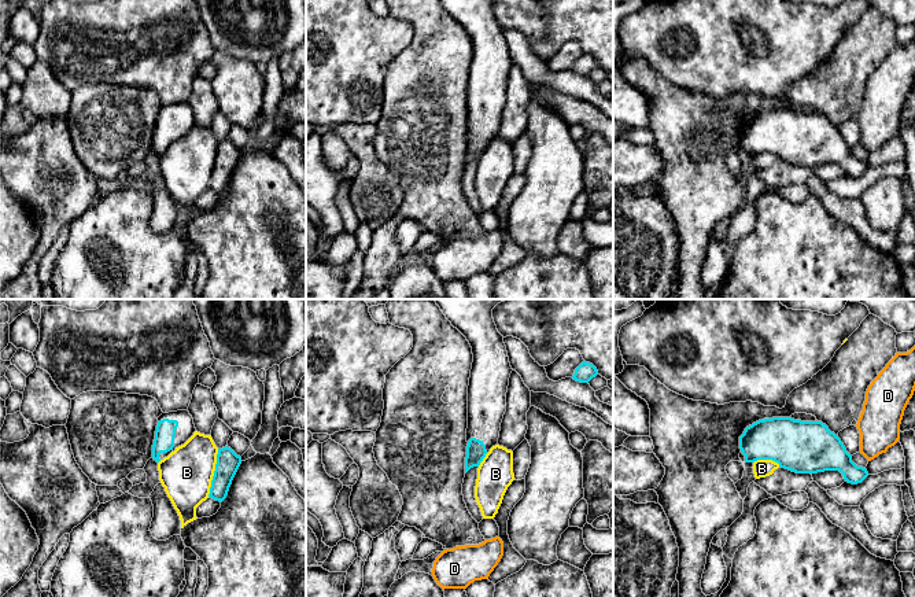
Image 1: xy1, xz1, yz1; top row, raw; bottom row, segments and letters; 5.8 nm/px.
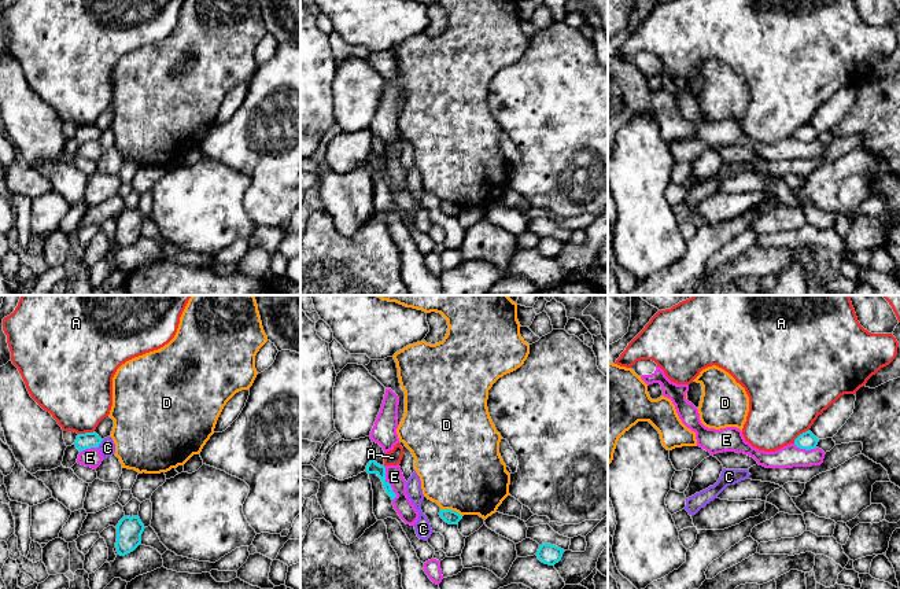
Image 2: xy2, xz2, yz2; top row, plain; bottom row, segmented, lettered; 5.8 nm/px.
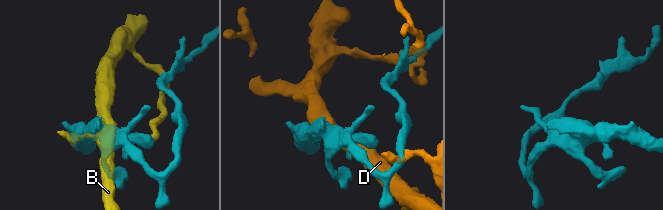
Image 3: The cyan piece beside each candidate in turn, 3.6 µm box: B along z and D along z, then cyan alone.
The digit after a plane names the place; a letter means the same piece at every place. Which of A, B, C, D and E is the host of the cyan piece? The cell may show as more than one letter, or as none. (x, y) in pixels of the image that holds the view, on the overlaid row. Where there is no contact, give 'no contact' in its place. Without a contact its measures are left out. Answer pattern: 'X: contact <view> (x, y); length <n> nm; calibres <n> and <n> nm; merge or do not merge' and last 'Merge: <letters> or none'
A: contact yz2 (800, 434); length 130 nm; calibres 100 and 440 nm; do not merge
B: contact xy1 (214, 472); length 280 nm; calibres 140 and 300 nm; do not merge
C: contact xy2 (100, 442); length 70 nm; calibres 100 and 100 nm; do not merge
D: contact xz2 (452, 511); length 140 nm; calibres 80 and 480 nm; do not merge
E: contact xz2 (388, 483); length 200 nm; calibres 70 and 100 nm; do not merge
Merge: none

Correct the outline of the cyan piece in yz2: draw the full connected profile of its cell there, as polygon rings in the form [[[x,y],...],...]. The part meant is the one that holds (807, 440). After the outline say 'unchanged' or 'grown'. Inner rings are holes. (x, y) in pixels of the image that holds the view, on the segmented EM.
[[[808,430],[803,434],[800,434],[794,439],[794,445],[800,449],[811,450],[815,449],[818,445],[819,439]]]; unchanged

